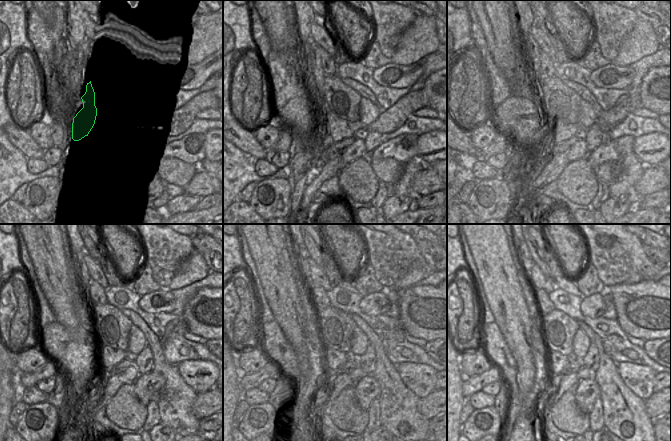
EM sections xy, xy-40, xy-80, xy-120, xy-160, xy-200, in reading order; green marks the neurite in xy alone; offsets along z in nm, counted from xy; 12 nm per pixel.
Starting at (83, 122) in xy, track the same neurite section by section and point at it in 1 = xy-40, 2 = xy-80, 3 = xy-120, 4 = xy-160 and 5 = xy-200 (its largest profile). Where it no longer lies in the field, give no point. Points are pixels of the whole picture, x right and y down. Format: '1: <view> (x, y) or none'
1: xy-40 (310, 45)
2: xy-80 (533, 51)
3: xy-120 (84, 275)
4: xy-160 (302, 251)
5: xy-200 (525, 258)

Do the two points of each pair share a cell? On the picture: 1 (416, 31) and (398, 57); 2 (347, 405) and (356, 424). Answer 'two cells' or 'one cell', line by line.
1: one cell
2: one cell

